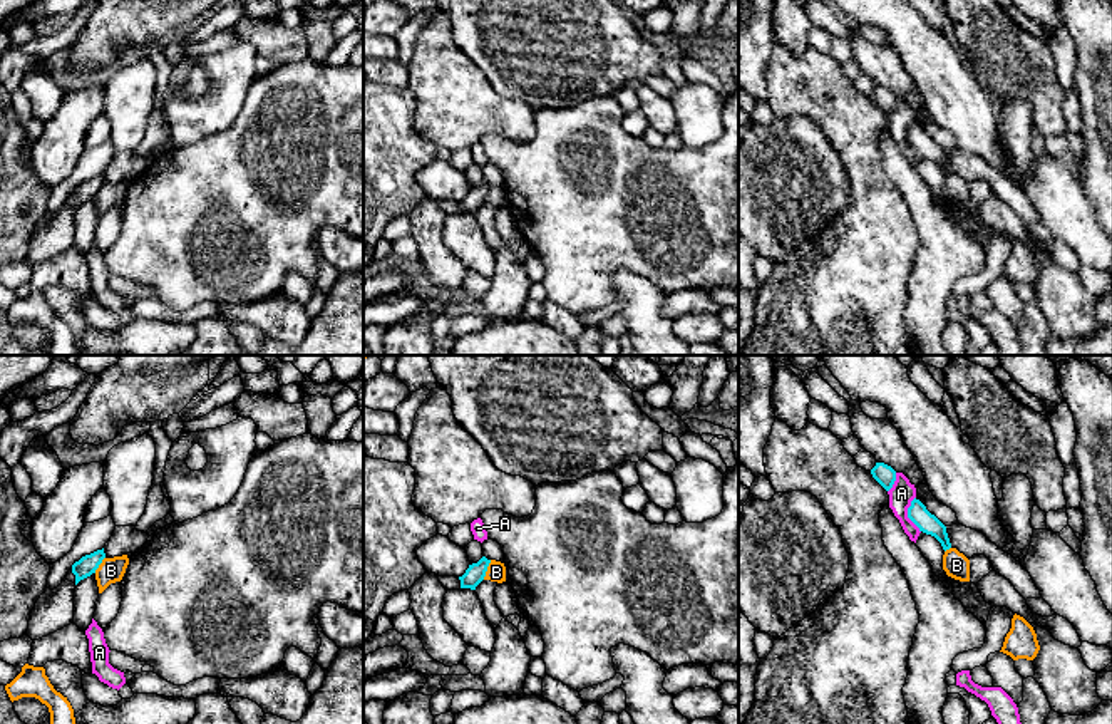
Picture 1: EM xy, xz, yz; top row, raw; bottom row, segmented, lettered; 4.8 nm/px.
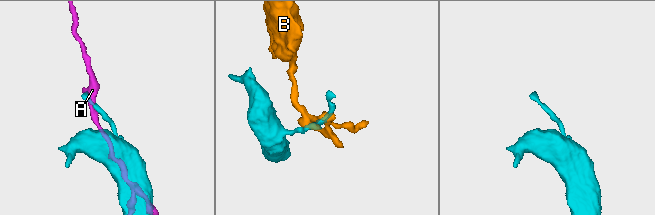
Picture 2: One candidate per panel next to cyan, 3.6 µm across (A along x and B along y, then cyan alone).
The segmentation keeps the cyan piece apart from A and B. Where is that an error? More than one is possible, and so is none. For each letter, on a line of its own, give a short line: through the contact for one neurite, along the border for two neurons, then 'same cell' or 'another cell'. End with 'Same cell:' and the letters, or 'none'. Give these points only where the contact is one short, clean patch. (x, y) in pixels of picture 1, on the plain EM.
A: another cell
B: another cell
Same cell: none

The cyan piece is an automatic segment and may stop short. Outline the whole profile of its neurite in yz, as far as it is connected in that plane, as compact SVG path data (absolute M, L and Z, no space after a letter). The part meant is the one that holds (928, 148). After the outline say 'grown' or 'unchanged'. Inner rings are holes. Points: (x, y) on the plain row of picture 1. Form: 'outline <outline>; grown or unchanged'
outline M914 122L911 126L908 142L919 153L919 156L934 161L945 176L951 173L946 151L934 139L931 139L919 124Z; unchanged

